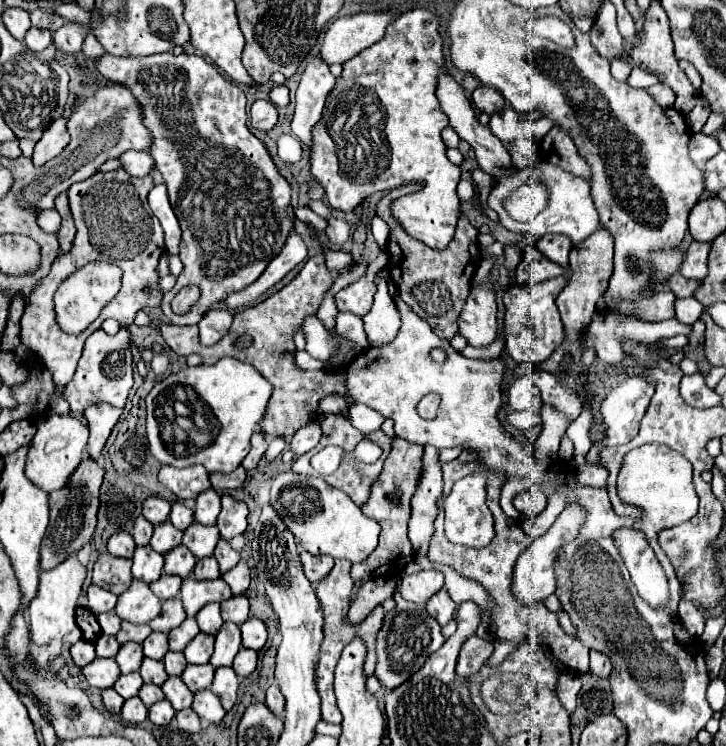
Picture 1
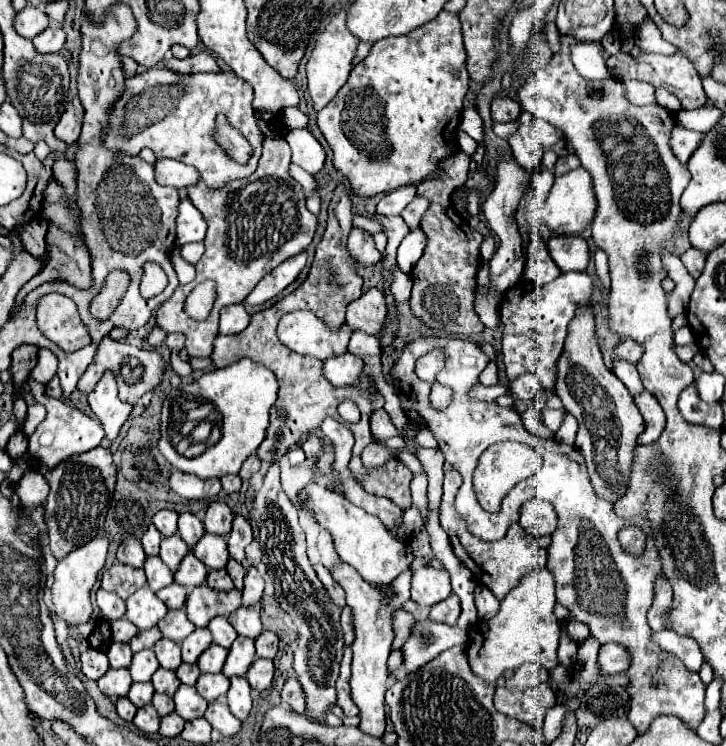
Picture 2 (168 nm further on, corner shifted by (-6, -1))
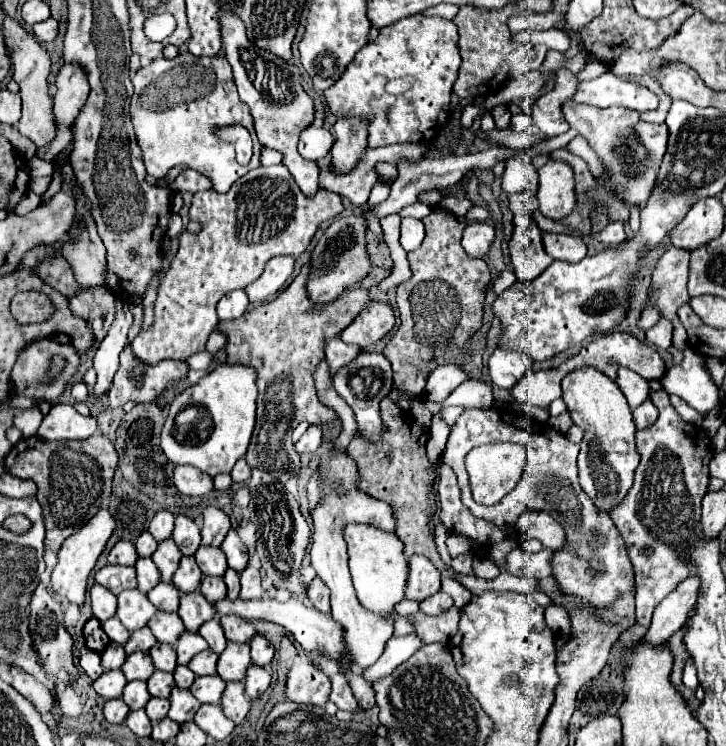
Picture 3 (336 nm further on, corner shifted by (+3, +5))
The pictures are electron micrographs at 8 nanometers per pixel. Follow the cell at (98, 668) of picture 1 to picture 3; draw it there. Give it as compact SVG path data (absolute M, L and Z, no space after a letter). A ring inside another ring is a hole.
M104 671L96 681L94 681L94 689L98 695L102 695L104 699L118 699L126 687L126 677L124 673L118 671Z

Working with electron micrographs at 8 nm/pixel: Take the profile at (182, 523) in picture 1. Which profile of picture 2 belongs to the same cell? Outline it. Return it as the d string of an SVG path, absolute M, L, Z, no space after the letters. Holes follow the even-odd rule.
M181 513L179 515L179 535L189 547L193 547L203 533L205 533L203 523L193 513Z

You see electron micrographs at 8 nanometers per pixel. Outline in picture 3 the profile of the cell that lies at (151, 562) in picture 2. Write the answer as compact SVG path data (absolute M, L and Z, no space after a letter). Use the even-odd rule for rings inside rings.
M138 559L136 563L136 571L138 571L138 589L146 595L152 587L156 587L160 583L160 573L158 567L154 565L152 559Z

